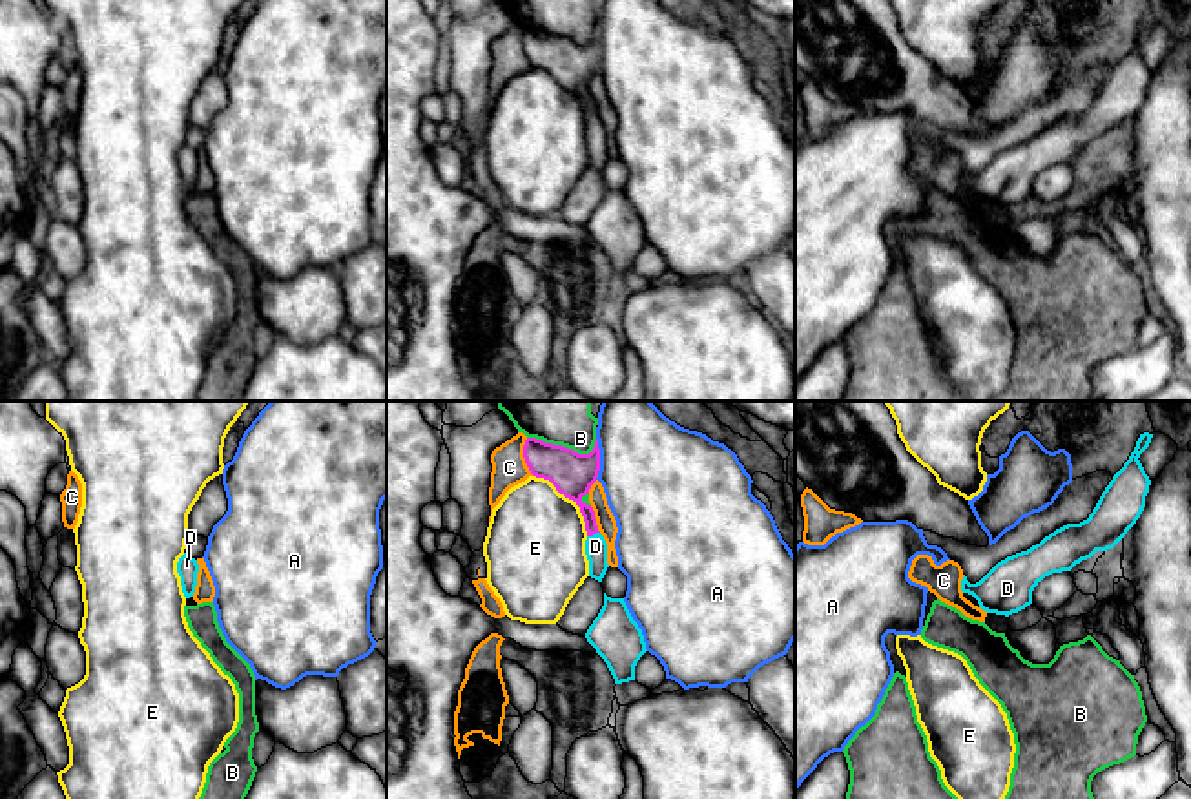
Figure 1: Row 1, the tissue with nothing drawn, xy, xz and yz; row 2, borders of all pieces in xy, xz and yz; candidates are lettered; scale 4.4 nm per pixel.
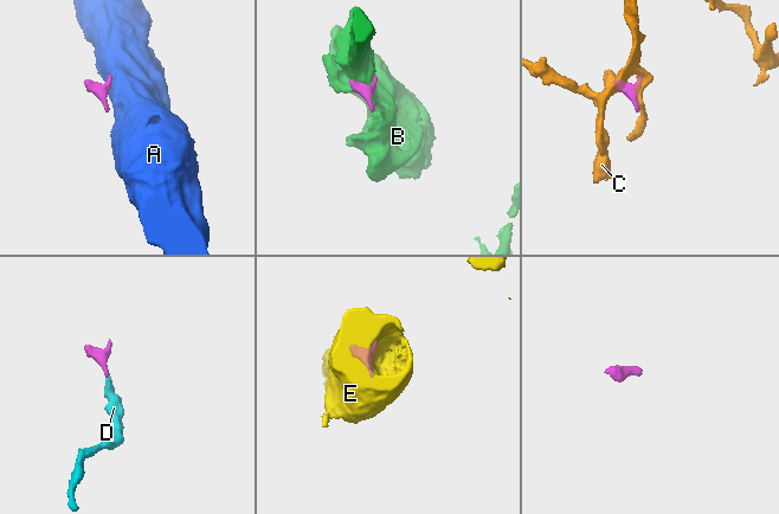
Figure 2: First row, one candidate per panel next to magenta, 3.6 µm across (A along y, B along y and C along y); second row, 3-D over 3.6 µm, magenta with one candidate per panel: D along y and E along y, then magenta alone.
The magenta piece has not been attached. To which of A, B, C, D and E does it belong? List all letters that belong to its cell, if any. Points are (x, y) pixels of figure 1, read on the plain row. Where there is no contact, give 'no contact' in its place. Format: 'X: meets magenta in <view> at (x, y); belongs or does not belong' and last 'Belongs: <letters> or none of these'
A: meets magenta in xz at (599, 50); does not belong
B: meets magenta in xz at (564, 39); does not belong
C: meets magenta in xz at (524, 48); does not belong
D: meets magenta in xz at (593, 124); belongs
E: meets magenta in xz at (569, 90); does not belong
Belongs: D

